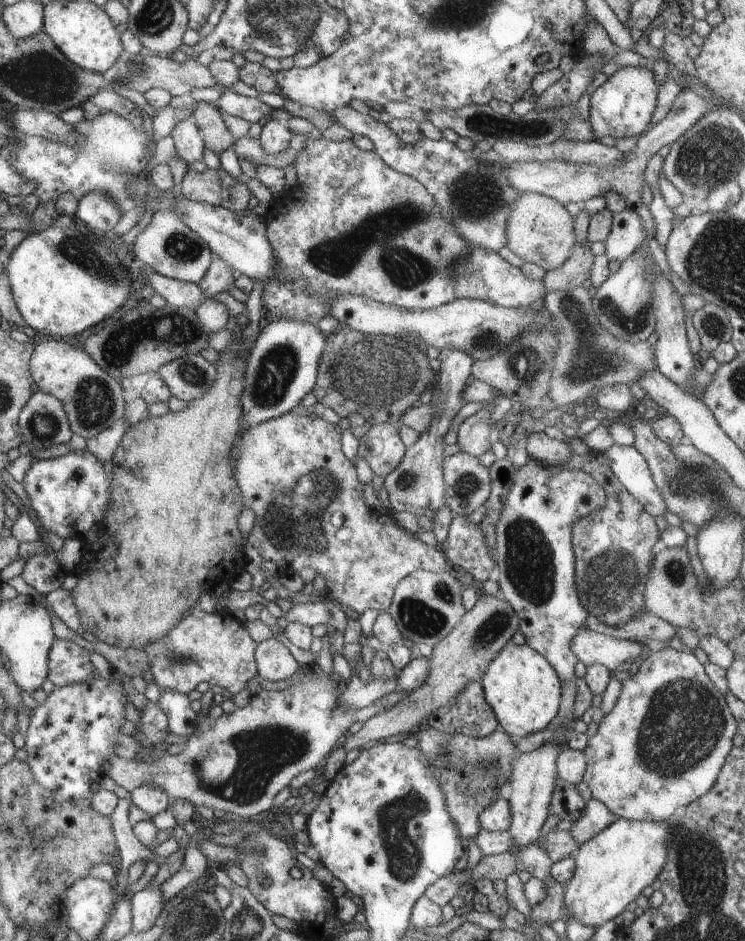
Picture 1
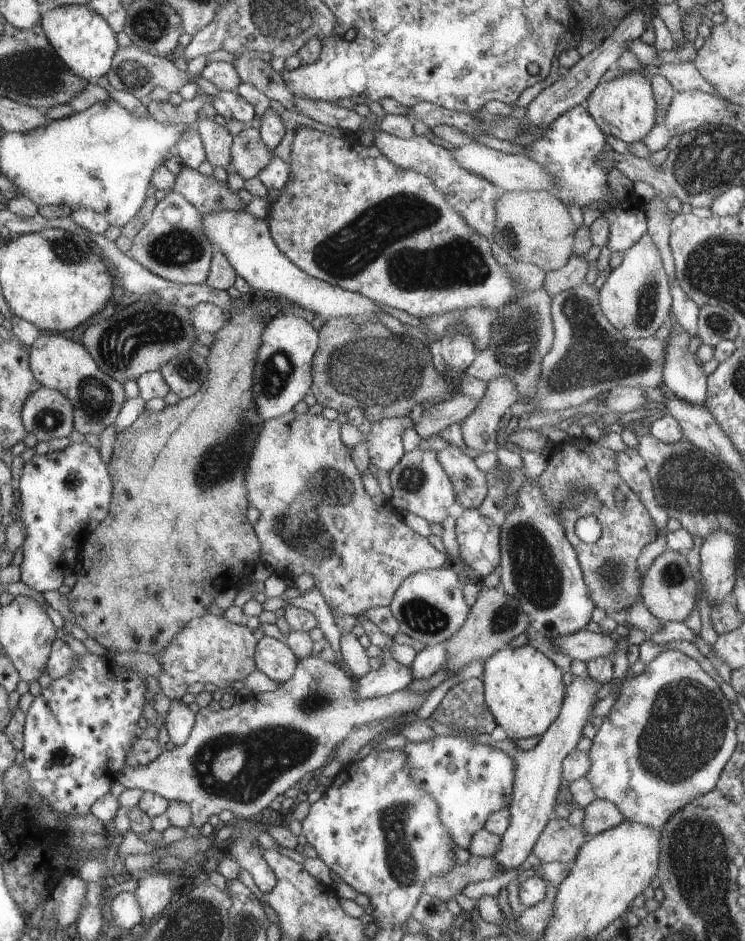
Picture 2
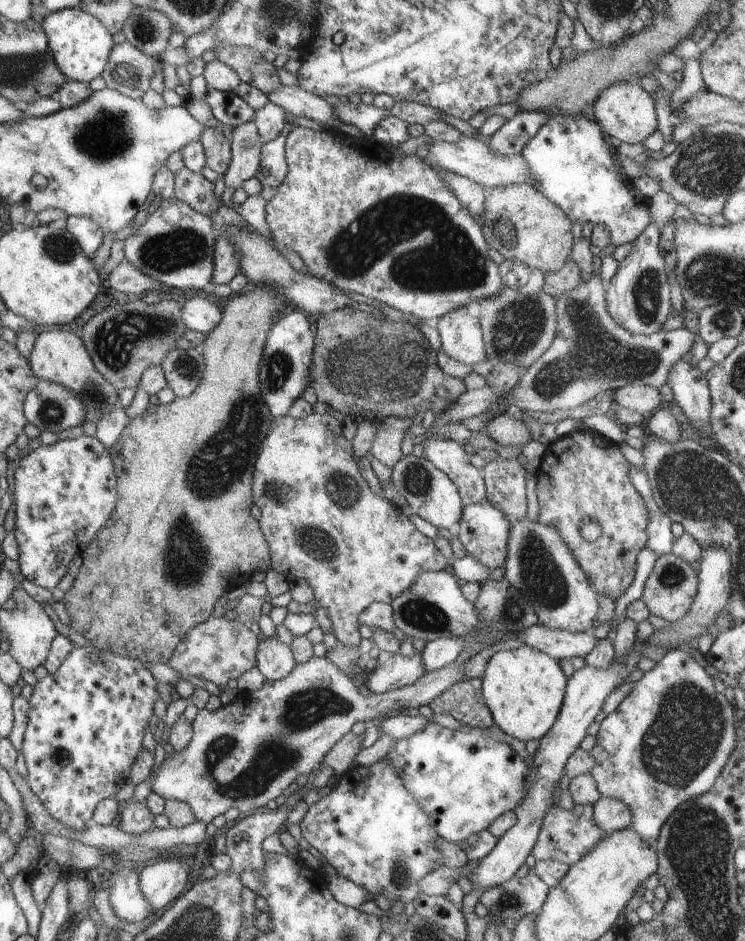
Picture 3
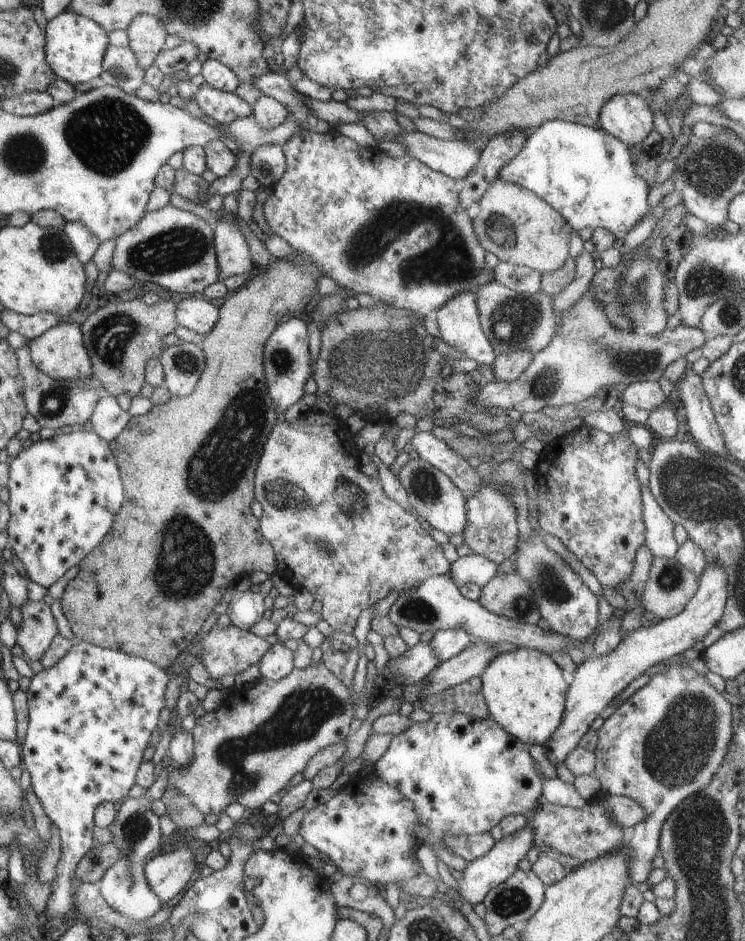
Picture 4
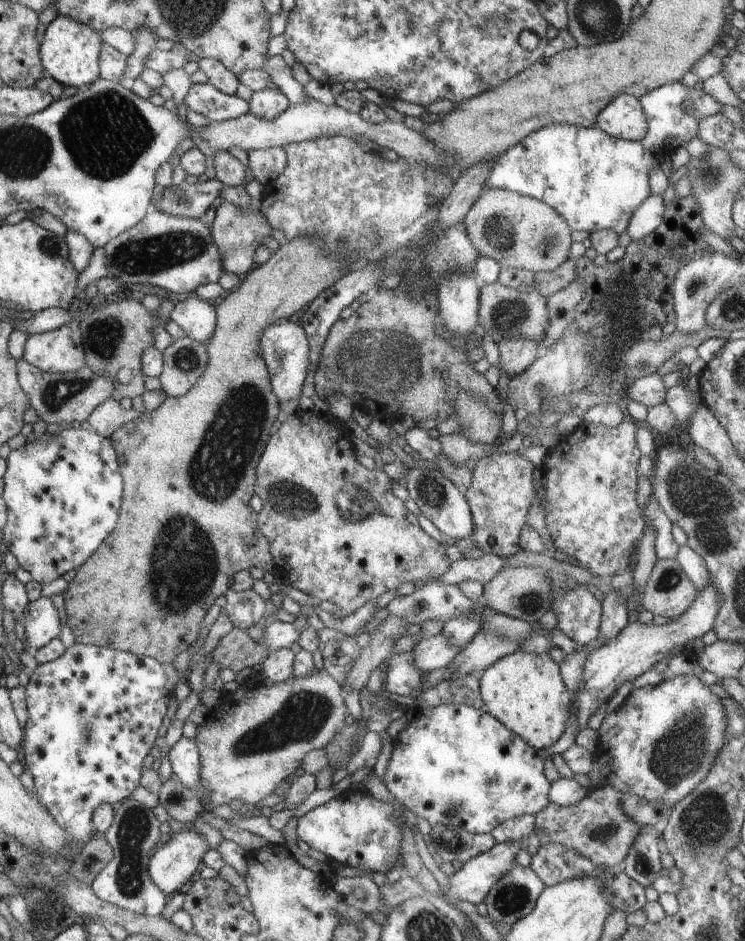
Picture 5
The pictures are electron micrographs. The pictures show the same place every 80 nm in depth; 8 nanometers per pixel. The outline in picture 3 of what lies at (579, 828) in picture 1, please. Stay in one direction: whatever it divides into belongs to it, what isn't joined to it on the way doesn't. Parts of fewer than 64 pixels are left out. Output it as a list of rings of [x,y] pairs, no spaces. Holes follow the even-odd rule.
[[[600,797],[589,807],[588,812],[606,834],[630,827],[633,817],[630,807],[624,801],[608,797]]]

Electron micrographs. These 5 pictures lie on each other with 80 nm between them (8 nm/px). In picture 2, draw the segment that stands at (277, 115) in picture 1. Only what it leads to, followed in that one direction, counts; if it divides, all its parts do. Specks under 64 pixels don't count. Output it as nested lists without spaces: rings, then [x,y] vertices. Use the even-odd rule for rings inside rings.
[[[212,90],[212,95],[213,101],[209,103],[216,109],[220,121],[234,118],[250,126],[256,116],[256,110],[244,97],[235,91],[220,90]]]

